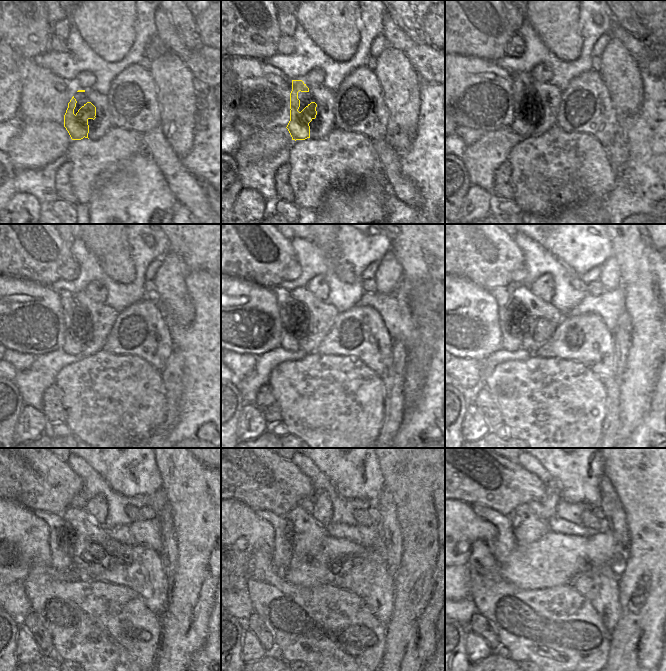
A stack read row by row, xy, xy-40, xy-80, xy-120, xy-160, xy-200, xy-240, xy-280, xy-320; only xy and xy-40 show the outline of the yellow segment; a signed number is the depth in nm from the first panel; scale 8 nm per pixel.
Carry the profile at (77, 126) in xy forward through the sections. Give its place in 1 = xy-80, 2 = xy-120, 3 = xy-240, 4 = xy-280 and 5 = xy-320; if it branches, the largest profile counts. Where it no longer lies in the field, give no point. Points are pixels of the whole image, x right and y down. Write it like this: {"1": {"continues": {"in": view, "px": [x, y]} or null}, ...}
{"1": {"continues": {"in": "xy-80", "px": [520, 125]}}, "2": {"continues": {"in": "xy-120", "px": [71, 346]}}, "3": {"continues": {"in": "xy-240", "px": [61, 563]}}, "4": {"continues": {"in": "xy-280", "px": [282, 553]}}, "5": {"continues": {"in": "xy-320", "px": [501, 547]}}}

